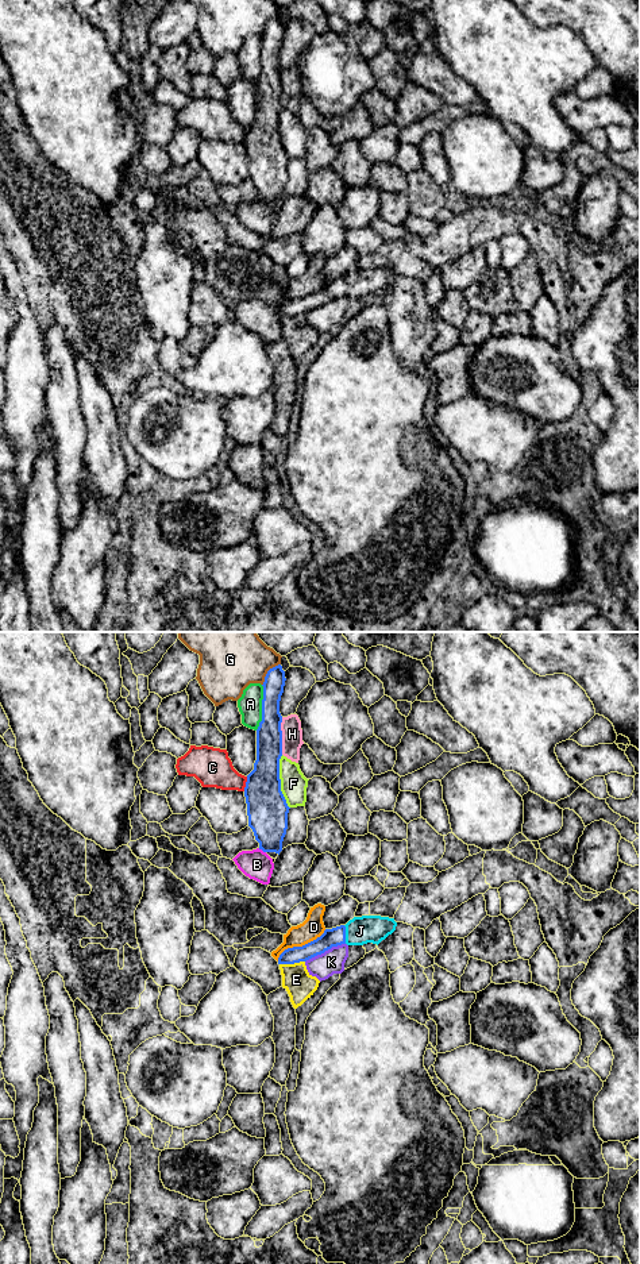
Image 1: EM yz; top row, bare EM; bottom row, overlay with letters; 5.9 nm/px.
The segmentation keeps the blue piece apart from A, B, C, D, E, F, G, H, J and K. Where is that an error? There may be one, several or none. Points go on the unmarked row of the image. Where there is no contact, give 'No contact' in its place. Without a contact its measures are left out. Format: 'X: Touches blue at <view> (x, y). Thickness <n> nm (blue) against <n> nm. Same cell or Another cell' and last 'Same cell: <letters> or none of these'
A: Touches blue at yz (262, 60). Thickness 160 nm (blue) against 140 nm. Another cell
B: Touches blue at yz (262, 201). Thickness 240 nm (blue) against 180 nm. Another cell
C: Touches blue at yz (246, 135). Thickness 240 nm (blue) against 240 nm. Another cell
D: Touches blue at yz (300, 299). Thickness 110 nm (blue) against 130 nm. Another cell
E: Touches blue at yz (292, 315). Thickness 100 nm (blue) against 170 nm. Another cell
F: Touches blue at yz (280, 134). Thickness 240 nm (blue) against 160 nm. Another cell
G: Touches blue at yz (268, 24). Thickness 130 nm (blue) against 300 nm. Another cell
H: Touches blue at yz (281, 88). Thickness 160 nm (blue) against 130 nm. Another cell
J: Touches blue at yz (344, 286). Thickness 110 nm (blue) against 170 nm. Same cell
K: Touches blue at yz (324, 303). Thickness 110 nm (blue) against 150 nm. Another cell
Same cell: J

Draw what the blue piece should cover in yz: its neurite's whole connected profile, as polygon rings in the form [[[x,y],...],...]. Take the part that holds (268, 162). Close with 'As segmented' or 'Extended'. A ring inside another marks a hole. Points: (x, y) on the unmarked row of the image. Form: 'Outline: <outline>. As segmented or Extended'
Outline: [[[281,16],[270,20],[265,28],[262,73],[257,81],[257,112],[244,139],[248,178],[259,194],[259,201],[278,207],[282,203],[290,161],[281,143],[279,131],[282,108],[279,53],[285,32]]]. As segmented

